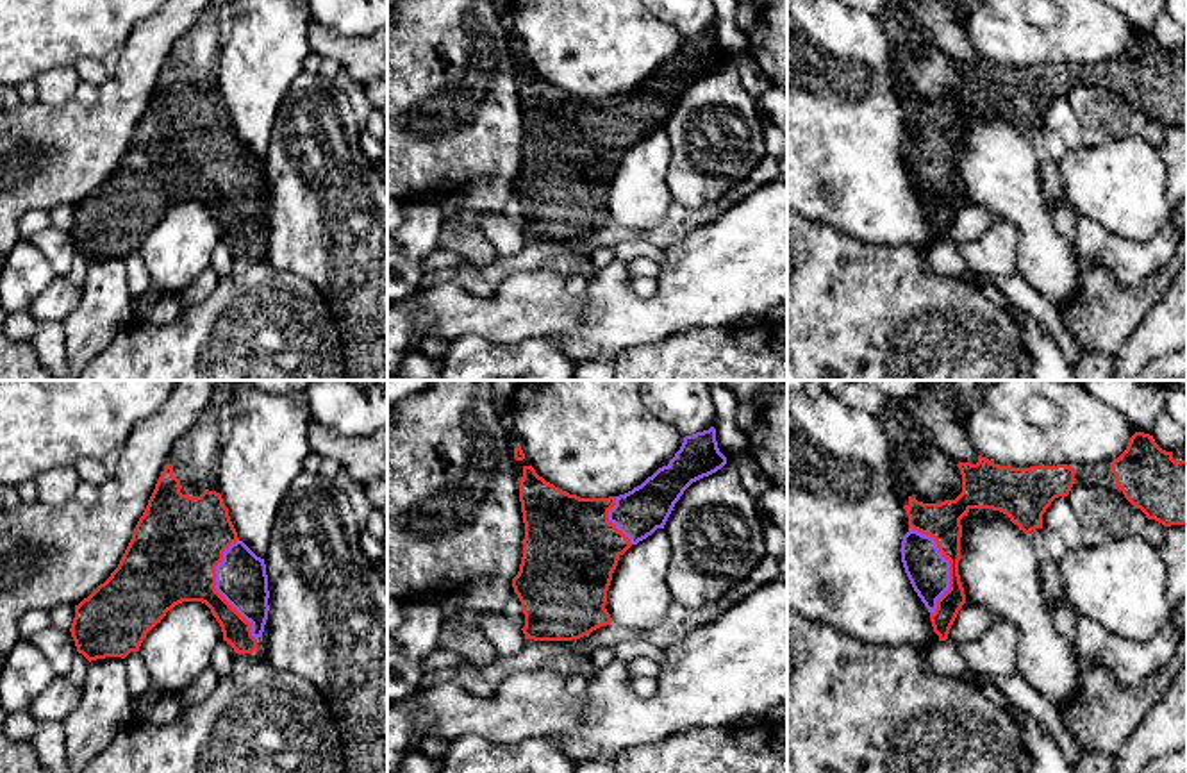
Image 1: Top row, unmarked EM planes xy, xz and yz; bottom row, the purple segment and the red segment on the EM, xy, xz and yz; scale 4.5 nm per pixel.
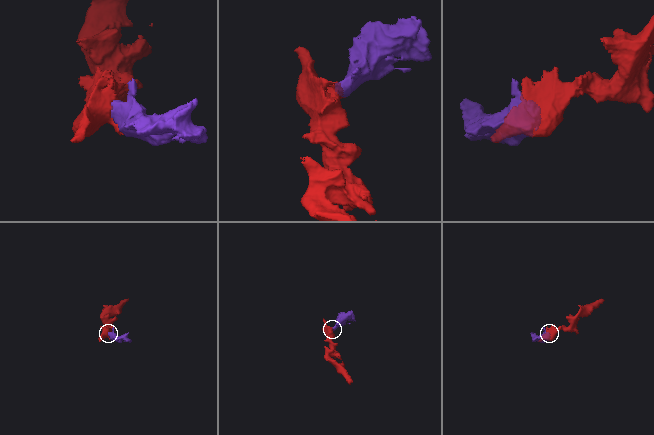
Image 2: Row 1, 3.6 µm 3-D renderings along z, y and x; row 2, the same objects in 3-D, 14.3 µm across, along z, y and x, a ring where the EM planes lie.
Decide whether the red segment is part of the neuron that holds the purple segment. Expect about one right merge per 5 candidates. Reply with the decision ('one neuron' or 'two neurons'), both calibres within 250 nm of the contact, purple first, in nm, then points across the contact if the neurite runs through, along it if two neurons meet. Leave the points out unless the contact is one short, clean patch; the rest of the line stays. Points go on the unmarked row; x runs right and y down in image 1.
one neuron; 220 nm thick on the purple side, 400 nm on the other

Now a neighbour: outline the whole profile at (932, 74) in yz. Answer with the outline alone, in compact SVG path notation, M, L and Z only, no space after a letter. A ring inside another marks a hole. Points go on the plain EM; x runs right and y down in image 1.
M935 41L919 52L907 48L898 55L910 96L923 104L955 100L962 93L959 62Z

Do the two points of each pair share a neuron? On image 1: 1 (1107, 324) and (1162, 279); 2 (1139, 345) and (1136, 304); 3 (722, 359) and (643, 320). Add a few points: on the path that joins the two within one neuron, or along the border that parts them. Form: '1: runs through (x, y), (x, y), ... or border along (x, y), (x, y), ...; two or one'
1: runs through (1121, 309), (1148, 293); one
2: border along (1166, 290), (1166, 295), (1114, 356); two
3: border along (714, 325), (688, 329), (652, 345), (632, 347); two

